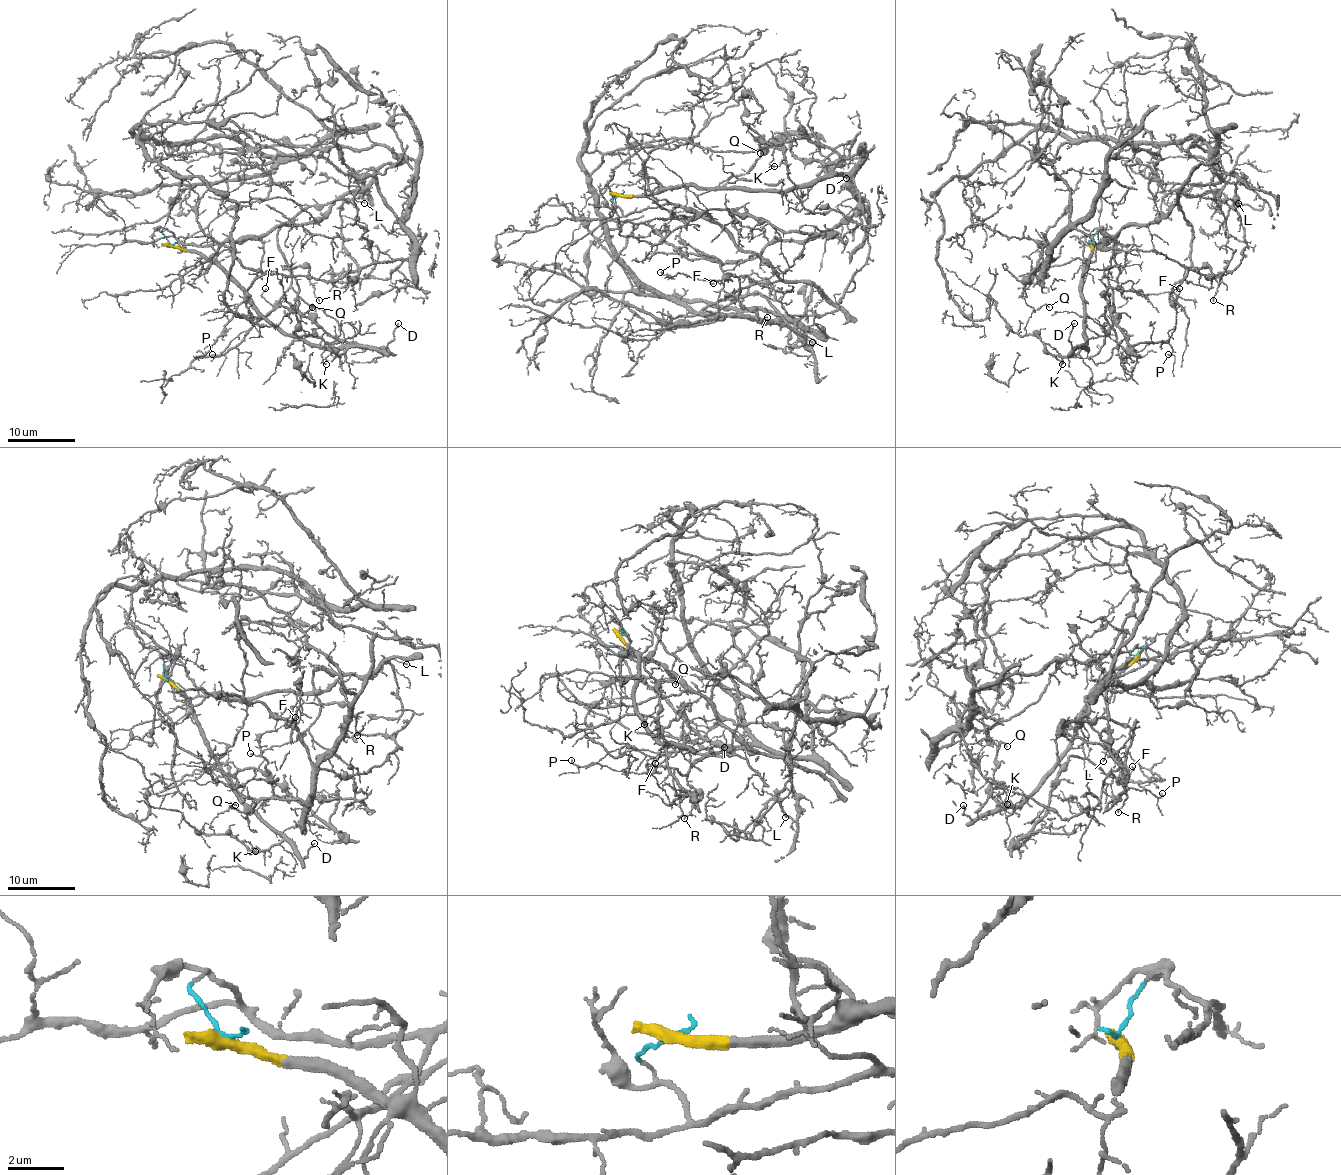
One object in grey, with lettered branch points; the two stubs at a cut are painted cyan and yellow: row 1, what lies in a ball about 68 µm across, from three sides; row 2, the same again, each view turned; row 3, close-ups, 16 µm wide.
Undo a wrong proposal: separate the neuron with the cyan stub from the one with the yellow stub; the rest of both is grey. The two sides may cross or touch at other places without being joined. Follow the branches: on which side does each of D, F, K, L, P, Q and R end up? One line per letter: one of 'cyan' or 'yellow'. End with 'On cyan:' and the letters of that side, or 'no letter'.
D: yellow
F: cyan
K: yellow
L: cyan
P: cyan
Q: yellow
R: cyan
On cyan: F, L, P, R

